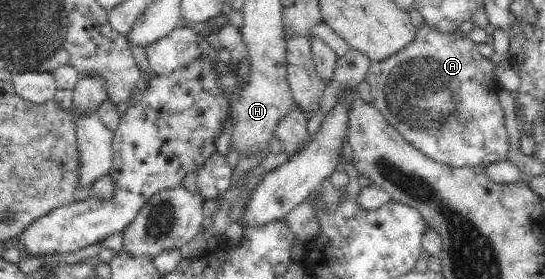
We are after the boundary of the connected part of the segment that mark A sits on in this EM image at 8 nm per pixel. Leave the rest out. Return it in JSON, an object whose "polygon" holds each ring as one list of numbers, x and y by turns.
{"polygon":[[424,21,415,26,415,38,381,61,372,61,367,73,371,104,404,140,441,164,485,167,507,159,510,137,499,103,499,87,490,56,478,50,467,35,441,32]]}

